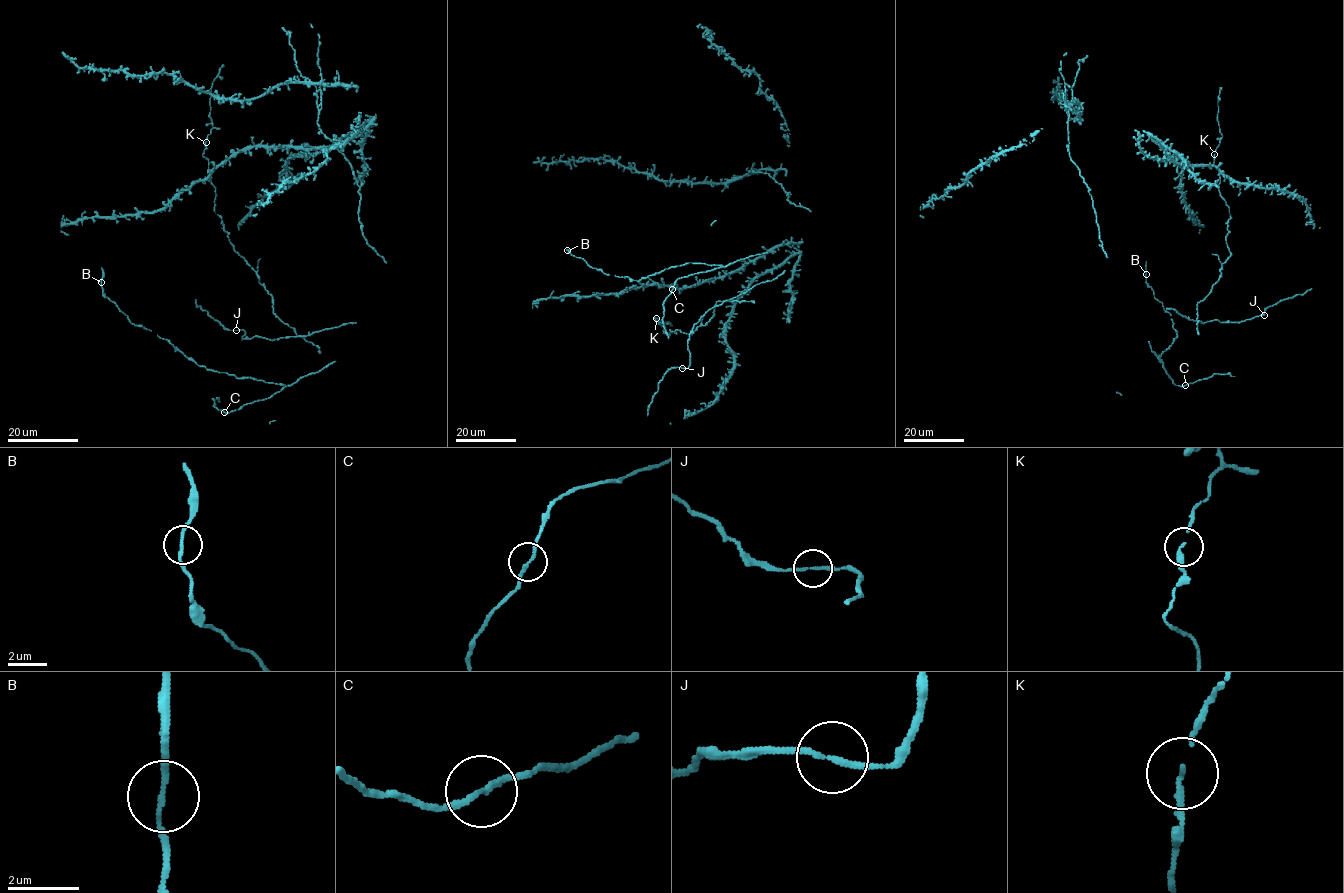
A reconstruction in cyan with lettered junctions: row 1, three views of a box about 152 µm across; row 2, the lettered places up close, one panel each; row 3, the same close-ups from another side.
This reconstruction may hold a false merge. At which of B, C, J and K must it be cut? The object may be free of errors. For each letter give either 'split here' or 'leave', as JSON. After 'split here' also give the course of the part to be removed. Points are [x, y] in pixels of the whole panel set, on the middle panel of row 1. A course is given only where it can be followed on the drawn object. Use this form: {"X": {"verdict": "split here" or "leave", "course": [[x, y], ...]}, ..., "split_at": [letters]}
{"B": {"verdict": "leave"}, "C": {"verdict": "leave"}, "J": {"verdict": "leave"}, "K": {"verdict": "leave"}, "split_at": []}

